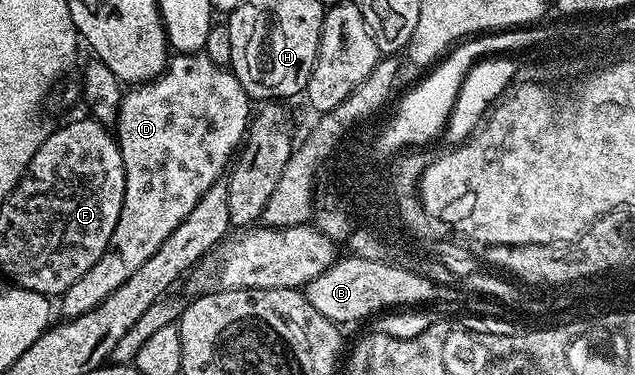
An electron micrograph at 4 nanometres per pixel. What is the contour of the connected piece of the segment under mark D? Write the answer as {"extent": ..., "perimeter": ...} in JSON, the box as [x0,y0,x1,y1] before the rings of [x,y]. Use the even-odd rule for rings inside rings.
{"extent":[61,53,252,319],"perimeter":[[[205,53],[172,54],[166,71],[147,83],[132,86],[122,96],[117,122],[117,142],[125,175],[121,213],[100,259],[61,296],[62,314],[66,318],[76,319],[81,313],[89,313],[89,309],[105,301],[113,289],[121,289],[121,285],[125,285],[125,281],[129,281],[129,277],[133,277],[133,273],[137,273],[137,269],[141,269],[141,265],[145,265],[145,261],[149,261],[149,257],[161,249],[169,233],[173,233],[173,229],[177,229],[177,225],[181,225],[181,221],[193,213],[193,205],[201,201],[210,187],[220,182],[219,174],[223,175],[228,170],[229,160],[244,142],[252,115],[252,100],[245,93],[235,72],[217,65]]]}

